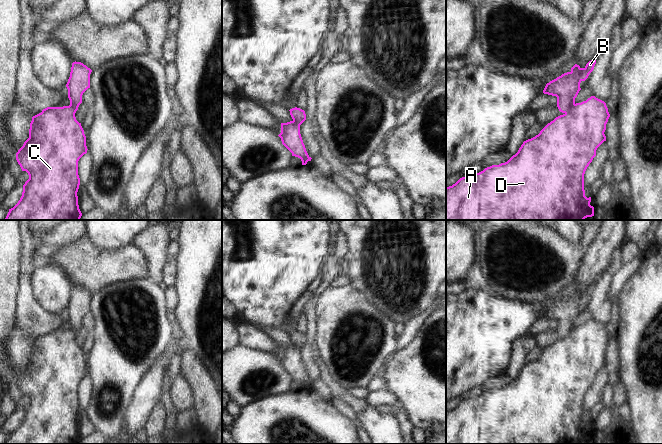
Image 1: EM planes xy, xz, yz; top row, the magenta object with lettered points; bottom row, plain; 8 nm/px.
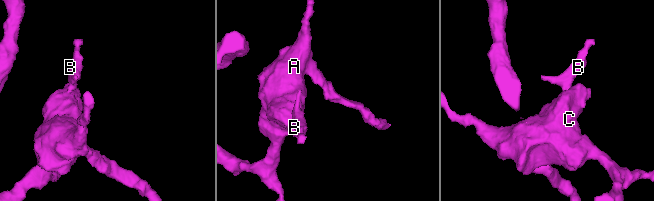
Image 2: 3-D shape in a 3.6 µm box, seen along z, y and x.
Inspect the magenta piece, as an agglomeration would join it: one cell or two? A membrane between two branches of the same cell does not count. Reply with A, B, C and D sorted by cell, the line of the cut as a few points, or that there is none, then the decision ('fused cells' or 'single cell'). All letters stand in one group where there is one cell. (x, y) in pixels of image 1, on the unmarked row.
groups A C D / B; cut yz (574, 327), (565, 337); fused cells

